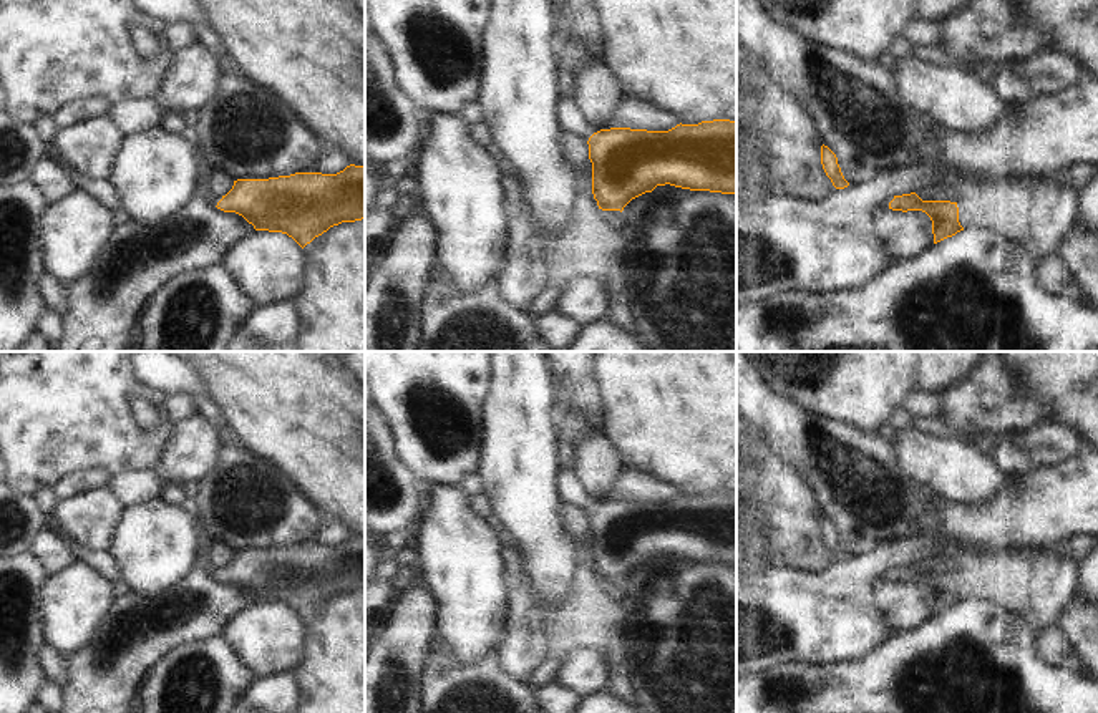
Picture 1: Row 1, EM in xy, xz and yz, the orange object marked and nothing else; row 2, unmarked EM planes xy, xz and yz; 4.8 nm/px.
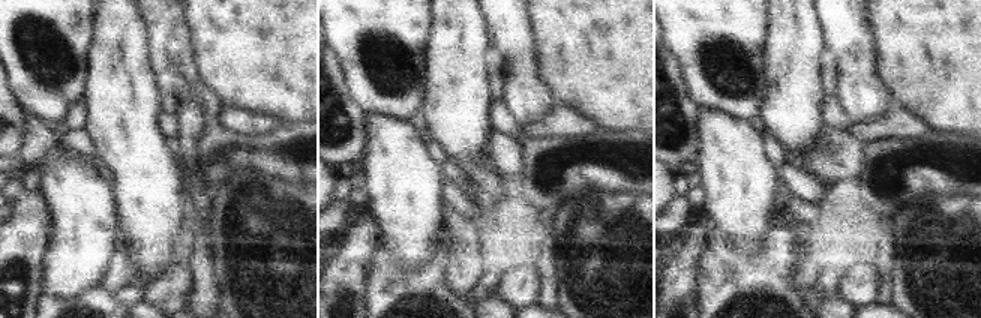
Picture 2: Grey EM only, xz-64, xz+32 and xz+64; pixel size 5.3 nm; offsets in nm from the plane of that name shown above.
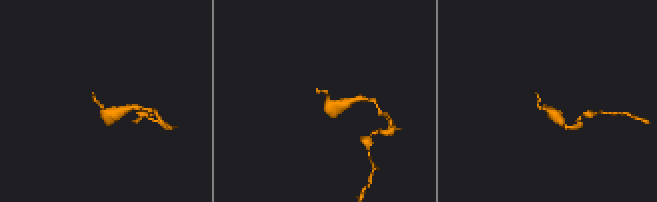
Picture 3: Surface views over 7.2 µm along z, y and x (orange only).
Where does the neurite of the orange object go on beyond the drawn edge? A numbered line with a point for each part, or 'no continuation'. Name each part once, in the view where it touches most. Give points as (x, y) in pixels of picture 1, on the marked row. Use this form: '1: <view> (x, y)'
1: xz (569, 118)

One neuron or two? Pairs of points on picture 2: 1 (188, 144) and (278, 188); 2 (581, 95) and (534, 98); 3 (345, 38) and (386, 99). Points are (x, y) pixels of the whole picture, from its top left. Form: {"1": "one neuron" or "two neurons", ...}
{"1": "two neurons", "2": "two neurons", "3": "one neuron"}

